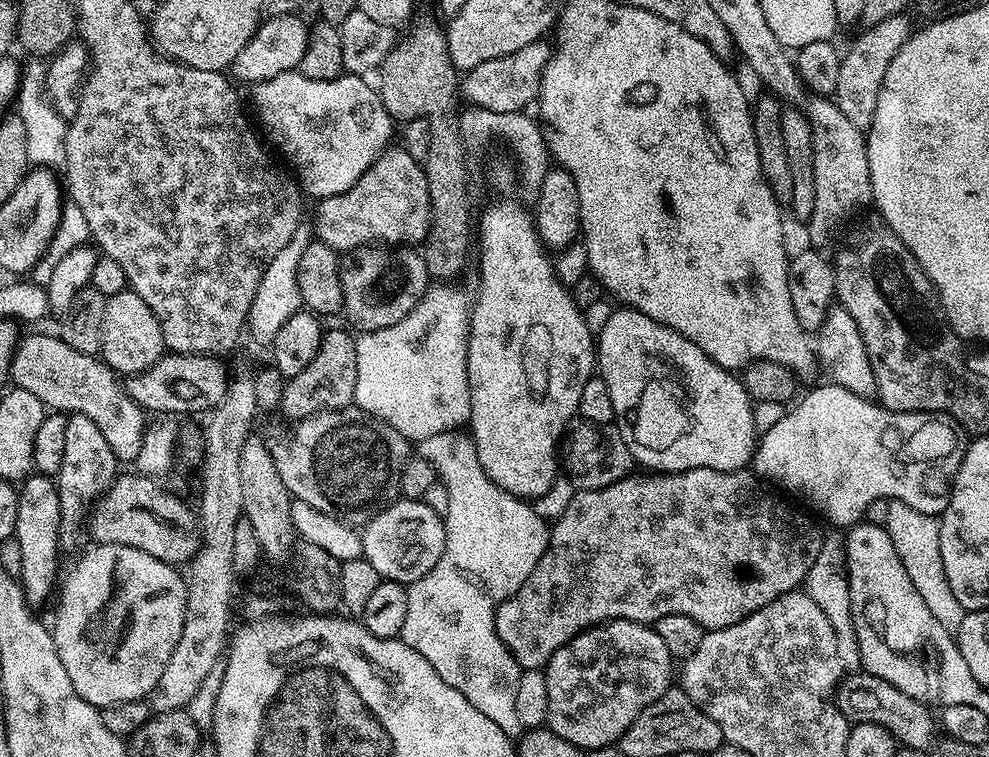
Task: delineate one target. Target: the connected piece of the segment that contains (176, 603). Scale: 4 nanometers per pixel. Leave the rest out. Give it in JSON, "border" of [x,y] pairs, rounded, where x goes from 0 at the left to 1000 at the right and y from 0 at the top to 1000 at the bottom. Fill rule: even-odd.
{"border":[[[97,719],[74,748],[69,762],[64,762],[59,777],[61,799],[57,803],[57,826],[52,826],[53,847],[57,851],[59,869],[63,869],[63,880],[67,880],[67,890],[71,890],[71,901],[75,901],[75,911],[87,927],[102,937],[119,927],[131,927],[153,921],[158,913],[160,901],[164,896],[164,885],[168,885],[168,875],[172,875],[172,864],[176,864],[176,853],[180,853],[180,843],[184,843],[184,822],[188,816],[188,790],[190,773],[187,762],[182,761],[175,746],[164,742],[144,727],[135,727],[135,721],[119,721],[118,719]]]}

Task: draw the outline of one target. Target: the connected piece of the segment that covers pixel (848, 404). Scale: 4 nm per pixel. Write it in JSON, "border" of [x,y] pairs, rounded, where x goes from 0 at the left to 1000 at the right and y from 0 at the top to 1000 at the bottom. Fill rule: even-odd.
{"border":[[[833,505],[830,513],[821,513],[813,524],[811,523],[804,530],[804,534],[806,532],[805,540],[798,550],[793,550],[790,555],[783,556],[774,571],[771,567],[764,588],[764,601],[762,604],[763,627],[774,635],[782,634],[786,639],[786,642],[784,641],[786,646],[794,645],[795,649],[802,650],[805,655],[810,655],[819,670],[826,671],[839,691],[846,692],[850,700],[856,700],[862,692],[871,691],[875,686],[880,663],[888,659],[911,661],[916,663],[916,668],[924,668],[924,674],[945,683],[949,683],[950,678],[957,674],[963,651],[963,634],[969,626],[969,616],[973,616],[973,605],[980,588],[975,567],[972,565],[965,551],[958,550],[951,544],[901,544],[899,539],[879,524],[861,519],[859,515],[840,505]]]}

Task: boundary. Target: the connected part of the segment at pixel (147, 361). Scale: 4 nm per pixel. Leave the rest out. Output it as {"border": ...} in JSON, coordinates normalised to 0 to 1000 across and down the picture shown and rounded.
{"border":[[[126,383],[106,395],[107,411],[103,413],[103,457],[100,469],[106,481],[118,494],[143,491],[167,469],[166,448],[160,420],[140,394],[140,388]]]}

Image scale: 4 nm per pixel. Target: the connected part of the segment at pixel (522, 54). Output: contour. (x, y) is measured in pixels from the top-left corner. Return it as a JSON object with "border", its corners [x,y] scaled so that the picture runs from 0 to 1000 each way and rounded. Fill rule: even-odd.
{"border":[[[543,55],[536,61],[528,61],[528,66],[520,66],[518,74],[495,77],[495,82],[487,82],[483,87],[472,91],[467,106],[467,127],[474,139],[501,148],[528,148],[546,125],[548,98],[560,67],[557,57]]]}

